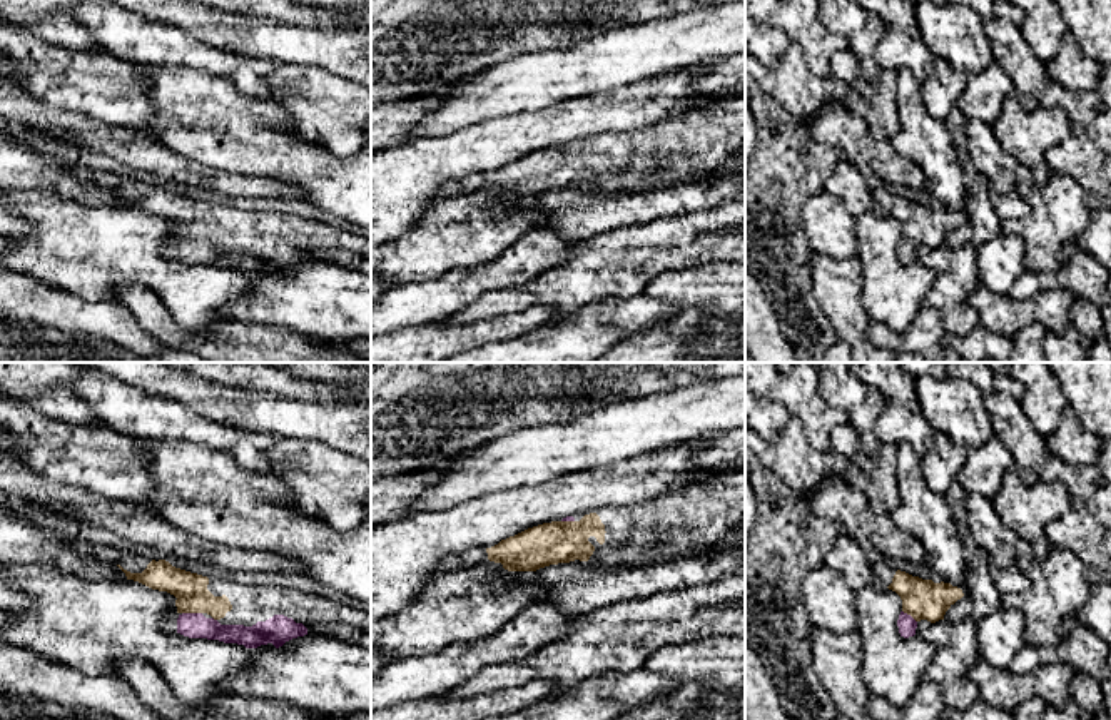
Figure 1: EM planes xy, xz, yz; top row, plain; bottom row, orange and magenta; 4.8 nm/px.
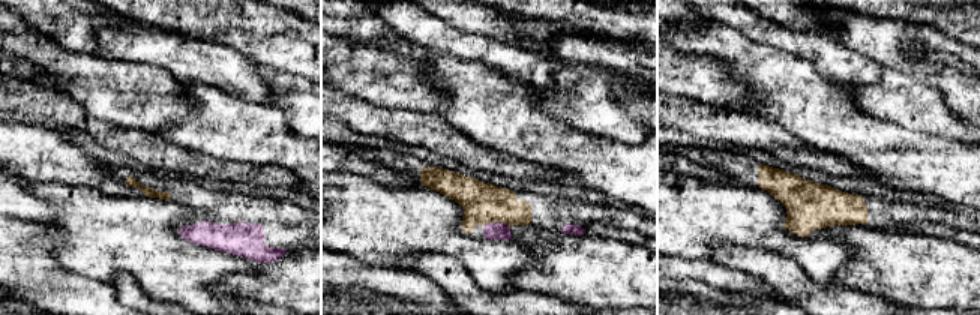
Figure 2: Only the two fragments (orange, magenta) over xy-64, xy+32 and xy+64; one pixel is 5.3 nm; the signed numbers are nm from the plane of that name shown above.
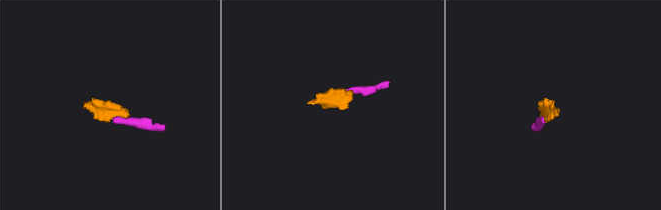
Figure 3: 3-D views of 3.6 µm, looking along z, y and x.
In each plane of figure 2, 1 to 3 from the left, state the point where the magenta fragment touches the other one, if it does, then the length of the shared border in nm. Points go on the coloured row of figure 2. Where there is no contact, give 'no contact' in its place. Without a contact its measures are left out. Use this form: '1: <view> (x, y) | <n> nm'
1: no contact
2: xy+32 (496, 221) | 150 nm
3: no contact

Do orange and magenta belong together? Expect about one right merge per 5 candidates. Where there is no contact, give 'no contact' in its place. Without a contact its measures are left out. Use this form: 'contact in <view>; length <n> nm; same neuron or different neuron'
contact in xy; length 100 nm; same neuron

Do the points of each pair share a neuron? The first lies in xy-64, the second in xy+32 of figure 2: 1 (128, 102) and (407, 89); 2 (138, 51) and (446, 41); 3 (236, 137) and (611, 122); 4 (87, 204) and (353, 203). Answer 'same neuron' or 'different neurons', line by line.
1: same neuron
2: same neuron
3: different neurons
4: same neuron

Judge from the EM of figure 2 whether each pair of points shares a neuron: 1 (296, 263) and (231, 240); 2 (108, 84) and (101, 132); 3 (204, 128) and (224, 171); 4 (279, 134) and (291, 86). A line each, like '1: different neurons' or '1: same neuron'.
1: different neurons
2: different neurons
3: different neurons
4: different neurons

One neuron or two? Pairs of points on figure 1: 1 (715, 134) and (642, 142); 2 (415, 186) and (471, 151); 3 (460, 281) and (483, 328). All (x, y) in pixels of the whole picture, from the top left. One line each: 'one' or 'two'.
1: one
2: one
3: two

